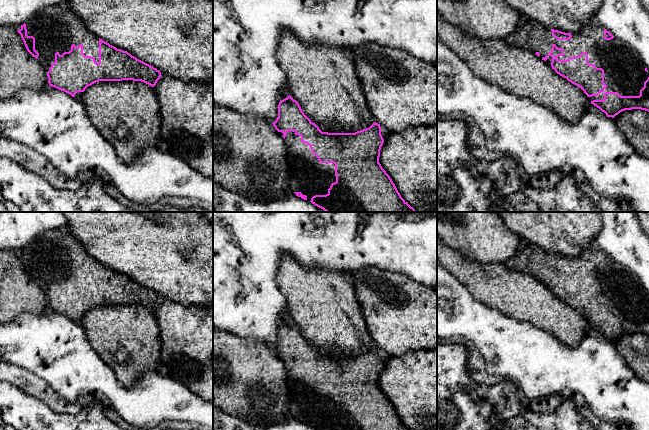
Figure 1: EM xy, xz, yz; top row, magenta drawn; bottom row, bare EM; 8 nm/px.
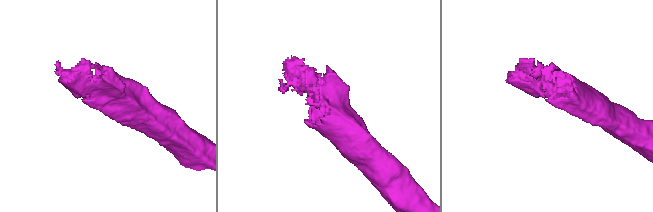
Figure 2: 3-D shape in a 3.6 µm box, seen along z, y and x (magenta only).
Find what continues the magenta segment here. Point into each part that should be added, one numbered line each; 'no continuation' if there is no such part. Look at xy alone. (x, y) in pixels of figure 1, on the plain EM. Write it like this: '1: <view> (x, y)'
1: xy (55, 252)

